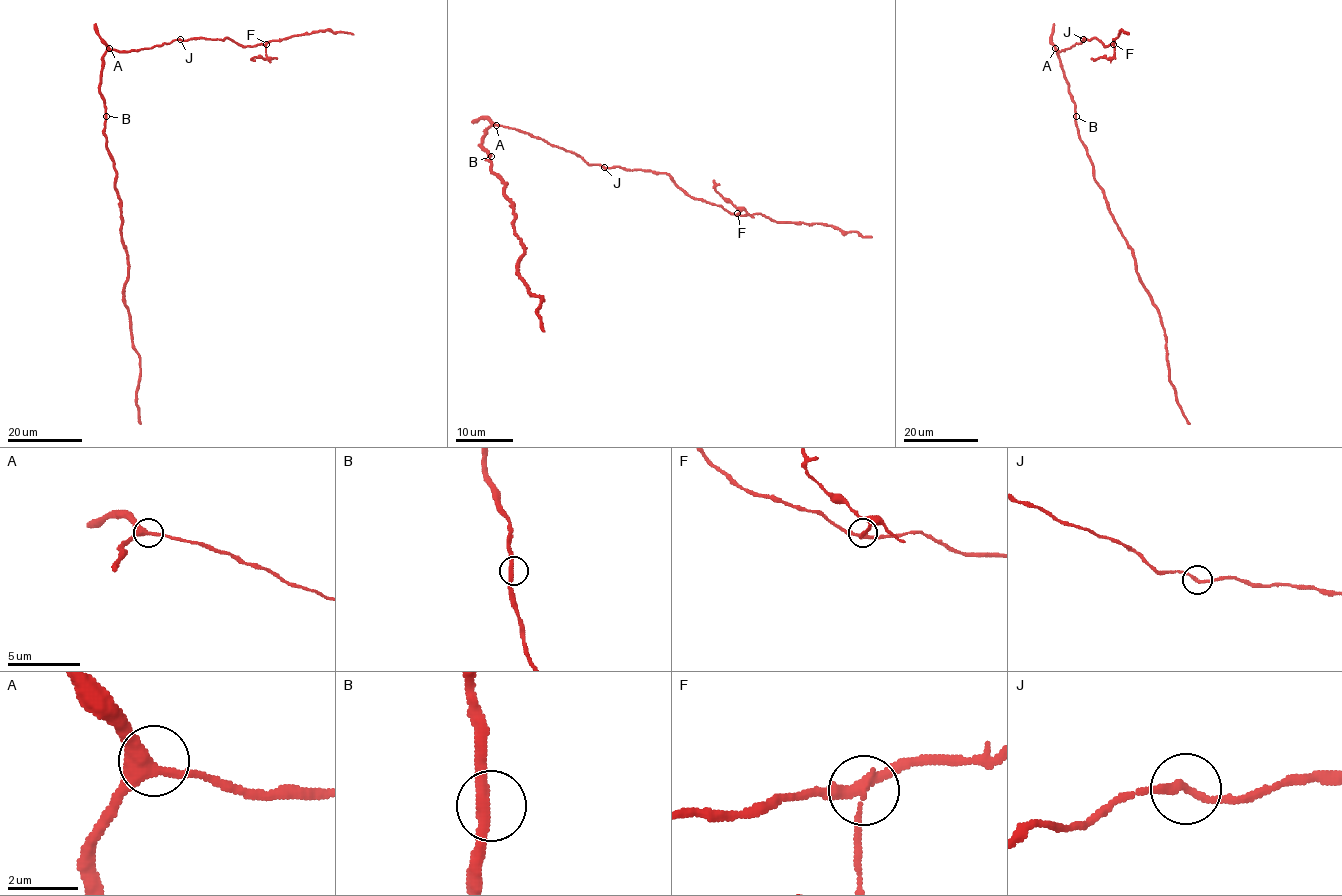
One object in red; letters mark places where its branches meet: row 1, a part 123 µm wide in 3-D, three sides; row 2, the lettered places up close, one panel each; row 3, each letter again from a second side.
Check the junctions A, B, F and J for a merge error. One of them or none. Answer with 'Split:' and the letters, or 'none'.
Split: F

